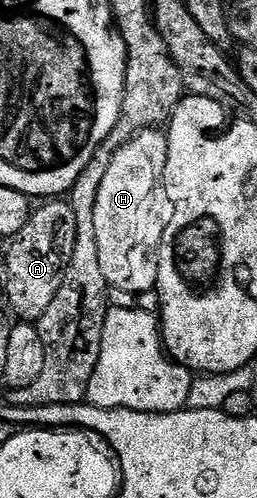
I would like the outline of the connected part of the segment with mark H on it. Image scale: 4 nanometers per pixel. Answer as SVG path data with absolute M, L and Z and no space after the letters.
M146 128L140 134L132 137L119 152L114 153L112 166L108 166L108 174L105 176L104 182L100 182L100 194L96 194L96 214L94 215L94 221L96 222L96 246L100 249L100 270L104 270L106 283L115 293L118 291L141 294L143 292L155 291L158 282L158 251L162 245L164 230L168 230L168 222L172 222L172 214L174 213L174 203L168 198L166 186L162 183L167 162L168 142L166 141L166 132L158 128Z

